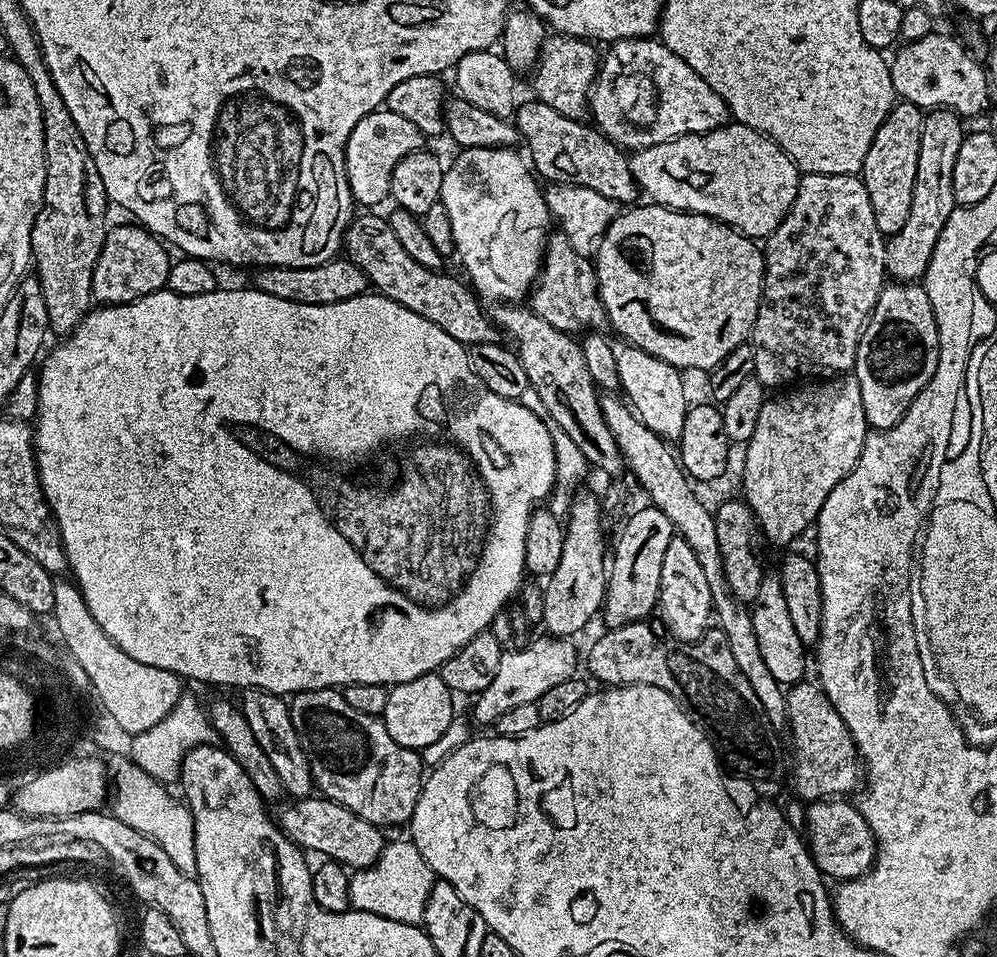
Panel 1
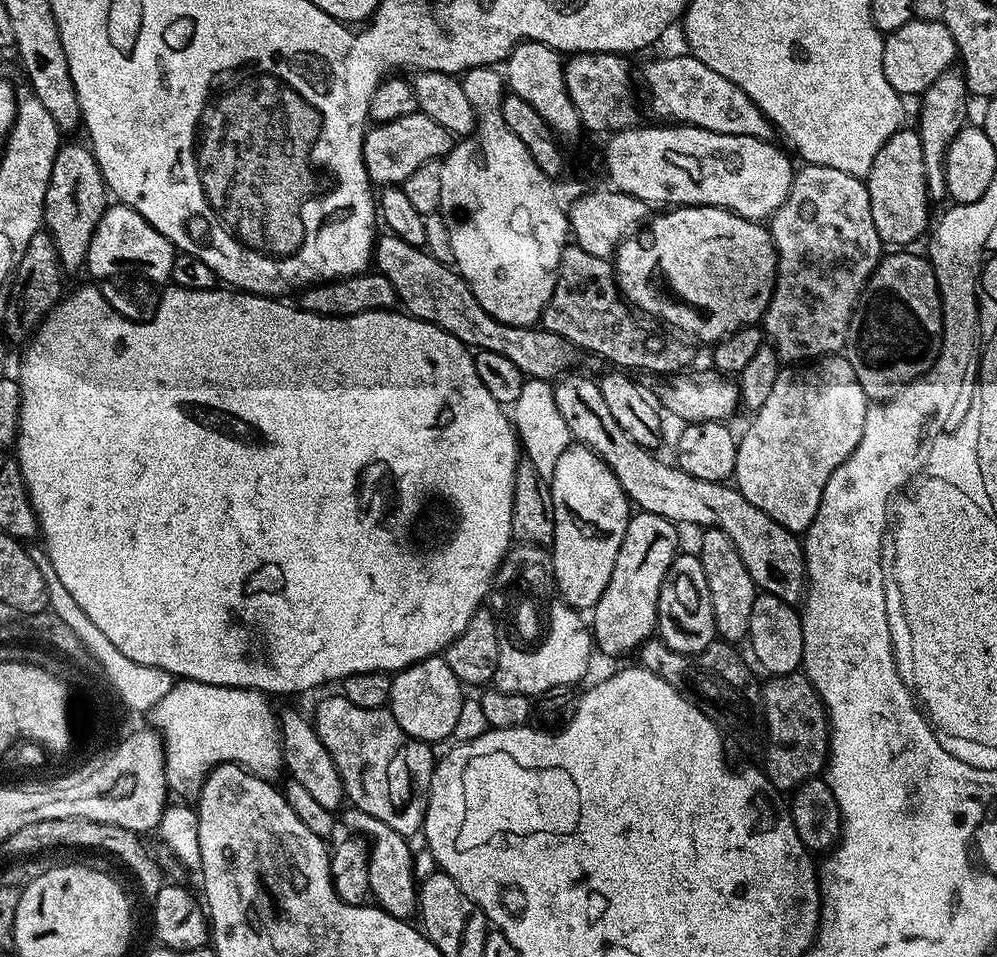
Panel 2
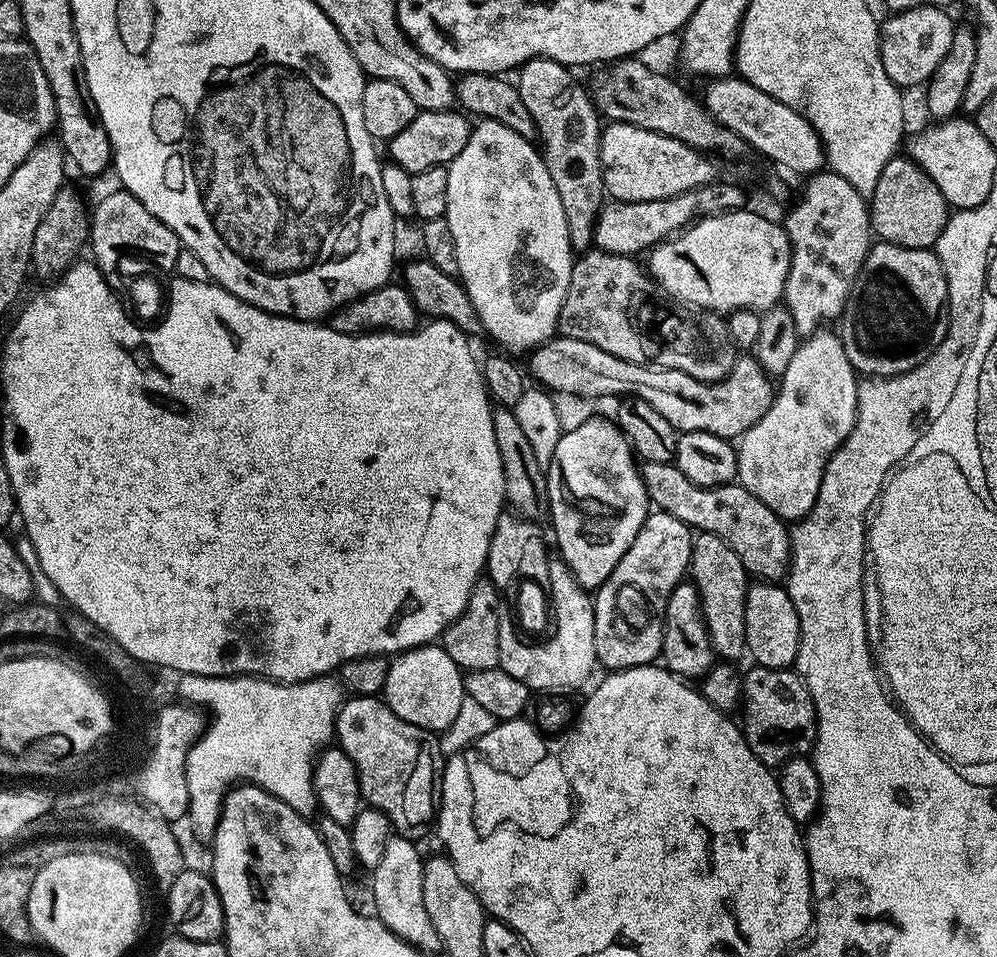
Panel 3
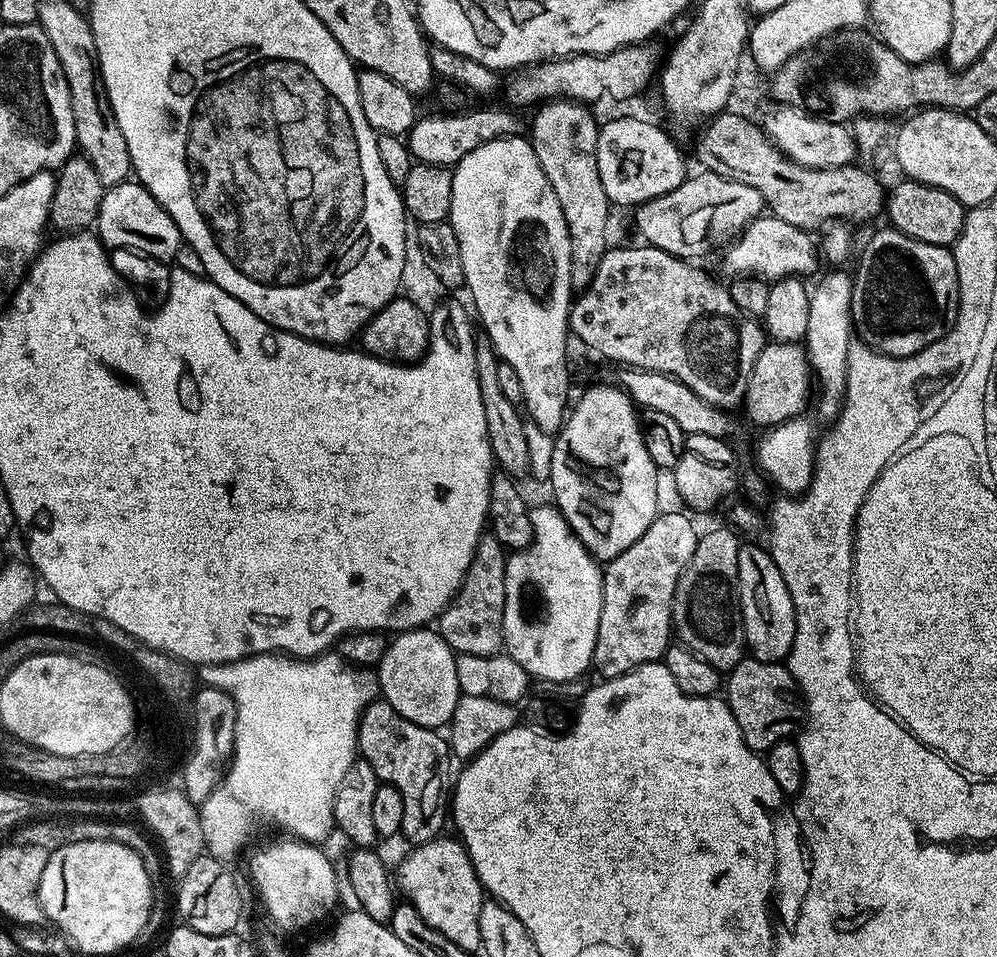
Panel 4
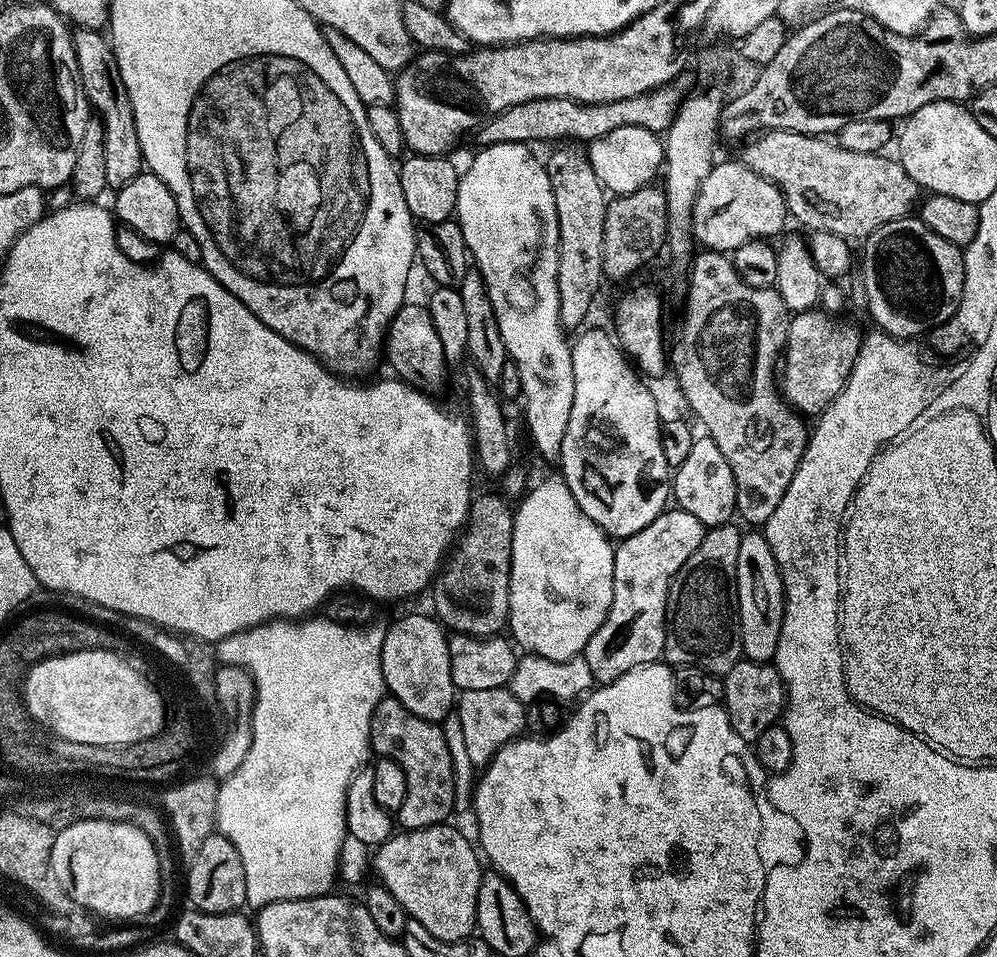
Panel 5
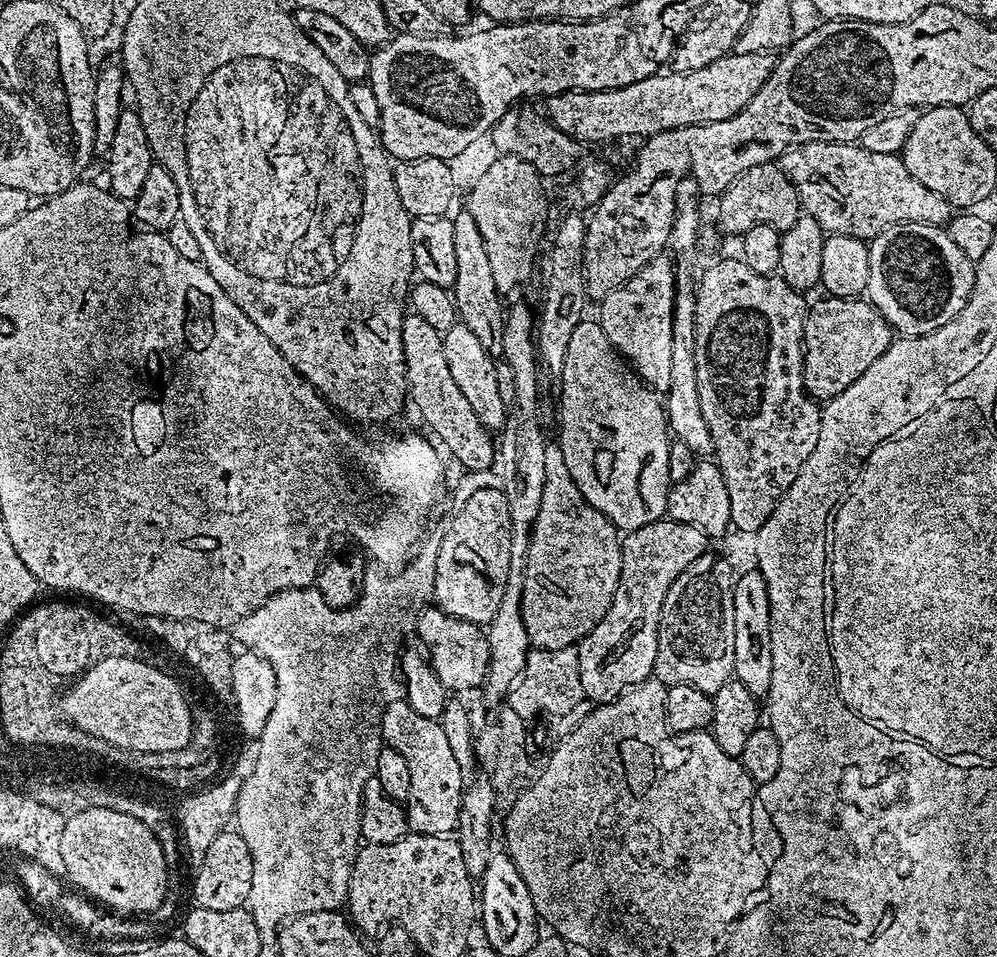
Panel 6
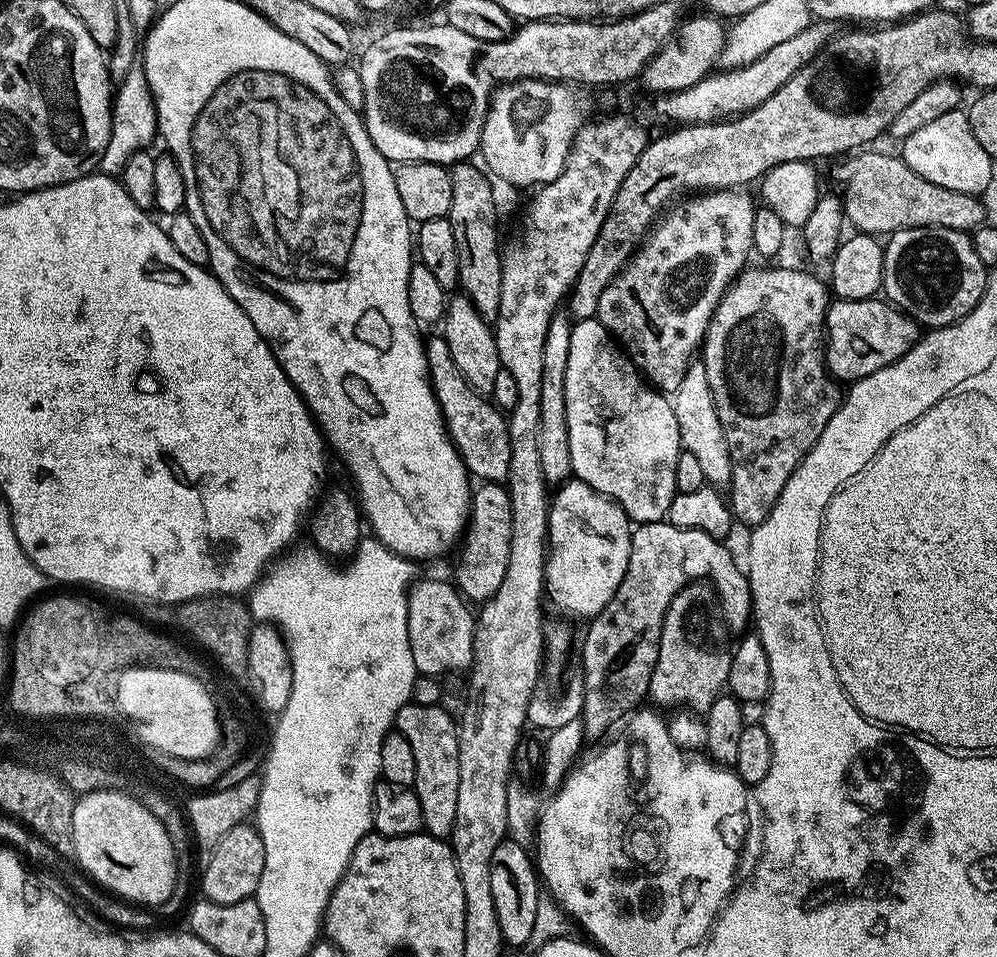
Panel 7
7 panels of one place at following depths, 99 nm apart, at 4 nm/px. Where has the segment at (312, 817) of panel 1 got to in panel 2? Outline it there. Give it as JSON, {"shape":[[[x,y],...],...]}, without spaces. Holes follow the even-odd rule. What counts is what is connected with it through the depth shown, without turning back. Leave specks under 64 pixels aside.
{"shape":[[[351,806],[345,810],[340,822],[350,831],[347,833],[364,834],[373,840],[368,855],[368,891],[371,899],[394,918],[408,920],[415,917],[418,912],[418,877],[414,869],[414,850],[409,846],[411,843],[407,837],[398,834],[384,822],[371,818],[365,811]]]}

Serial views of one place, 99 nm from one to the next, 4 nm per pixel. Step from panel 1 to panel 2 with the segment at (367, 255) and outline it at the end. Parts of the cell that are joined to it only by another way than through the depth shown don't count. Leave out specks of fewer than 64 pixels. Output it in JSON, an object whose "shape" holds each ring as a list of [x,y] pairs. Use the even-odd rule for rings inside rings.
{"shape":[[[391,234],[381,235],[374,245],[374,268],[387,278],[390,286],[394,286],[399,307],[412,319],[438,326],[451,339],[462,342],[465,349],[503,354],[510,358],[510,362],[514,362],[514,366],[518,366],[518,370],[524,372],[525,377],[552,382],[565,375],[571,369],[568,367],[576,360],[576,345],[558,334],[546,331],[543,326],[519,328],[506,322],[498,322],[498,318],[486,314],[486,310],[482,310],[478,298],[474,298],[470,286],[460,277],[455,267],[438,262],[438,258],[431,256],[424,248],[410,246],[410,242],[402,242],[402,238]]]}

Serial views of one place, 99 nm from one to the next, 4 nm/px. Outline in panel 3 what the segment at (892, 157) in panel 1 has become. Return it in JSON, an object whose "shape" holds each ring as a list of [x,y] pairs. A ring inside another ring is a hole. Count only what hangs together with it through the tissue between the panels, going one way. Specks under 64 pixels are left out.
{"shape":[[[897,154],[890,162],[886,162],[886,170],[882,170],[878,177],[878,186],[874,186],[870,215],[873,233],[883,243],[935,249],[948,221],[950,205],[942,190],[934,186],[930,174],[923,172],[907,155]]]}

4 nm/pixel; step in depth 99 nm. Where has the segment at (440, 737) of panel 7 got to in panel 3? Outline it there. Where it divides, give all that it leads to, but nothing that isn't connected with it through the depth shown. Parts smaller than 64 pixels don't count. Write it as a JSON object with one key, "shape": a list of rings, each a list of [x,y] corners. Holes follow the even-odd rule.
{"shape":[[[353,695],[348,699],[336,712],[334,740],[354,762],[363,803],[386,813],[399,835],[426,835],[438,815],[442,755],[437,733],[398,718],[380,696]]]}

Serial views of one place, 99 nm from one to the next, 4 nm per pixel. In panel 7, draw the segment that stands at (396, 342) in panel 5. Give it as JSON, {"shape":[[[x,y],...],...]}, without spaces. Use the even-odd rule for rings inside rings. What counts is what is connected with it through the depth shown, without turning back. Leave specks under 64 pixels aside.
{"shape":[[[443,335],[426,344],[428,354],[428,381],[436,395],[440,412],[444,415],[444,424],[448,427],[448,437],[458,454],[464,459],[469,473],[477,476],[480,482],[504,482],[508,479],[510,466],[510,442],[508,441],[508,422],[505,413],[492,403],[487,395],[481,394],[468,383],[458,370],[450,346],[446,346]]]}

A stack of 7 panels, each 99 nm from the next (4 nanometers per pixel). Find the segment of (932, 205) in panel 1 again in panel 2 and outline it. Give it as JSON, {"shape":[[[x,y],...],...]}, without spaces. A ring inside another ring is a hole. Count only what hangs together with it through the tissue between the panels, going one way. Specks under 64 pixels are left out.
{"shape":[[[956,70],[944,72],[919,97],[918,131],[922,138],[922,162],[926,162],[926,186],[928,195],[933,201],[945,199],[948,196],[948,187],[944,177],[944,159],[950,142],[954,142],[956,135],[966,126],[967,120],[964,119],[968,116],[968,100],[970,101],[968,84],[964,81],[963,75]]]}

